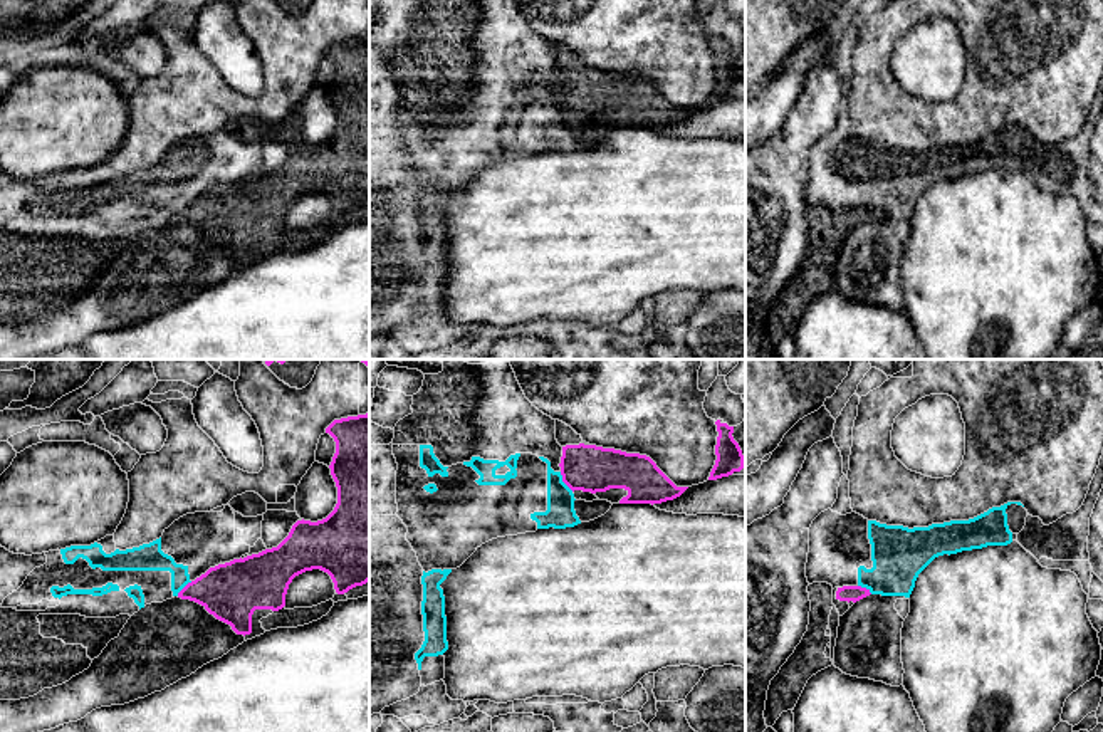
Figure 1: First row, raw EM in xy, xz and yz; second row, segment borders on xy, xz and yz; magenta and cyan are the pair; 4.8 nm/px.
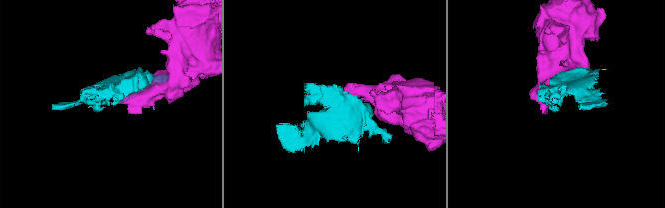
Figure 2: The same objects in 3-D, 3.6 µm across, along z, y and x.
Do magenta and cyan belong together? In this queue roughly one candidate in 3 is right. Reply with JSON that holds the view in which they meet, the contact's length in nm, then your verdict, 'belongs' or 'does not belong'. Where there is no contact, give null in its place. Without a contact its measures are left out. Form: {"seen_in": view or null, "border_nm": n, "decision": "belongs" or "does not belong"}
{"seen_in": "xz", "border_nm": 120, "decision": "does not belong"}

